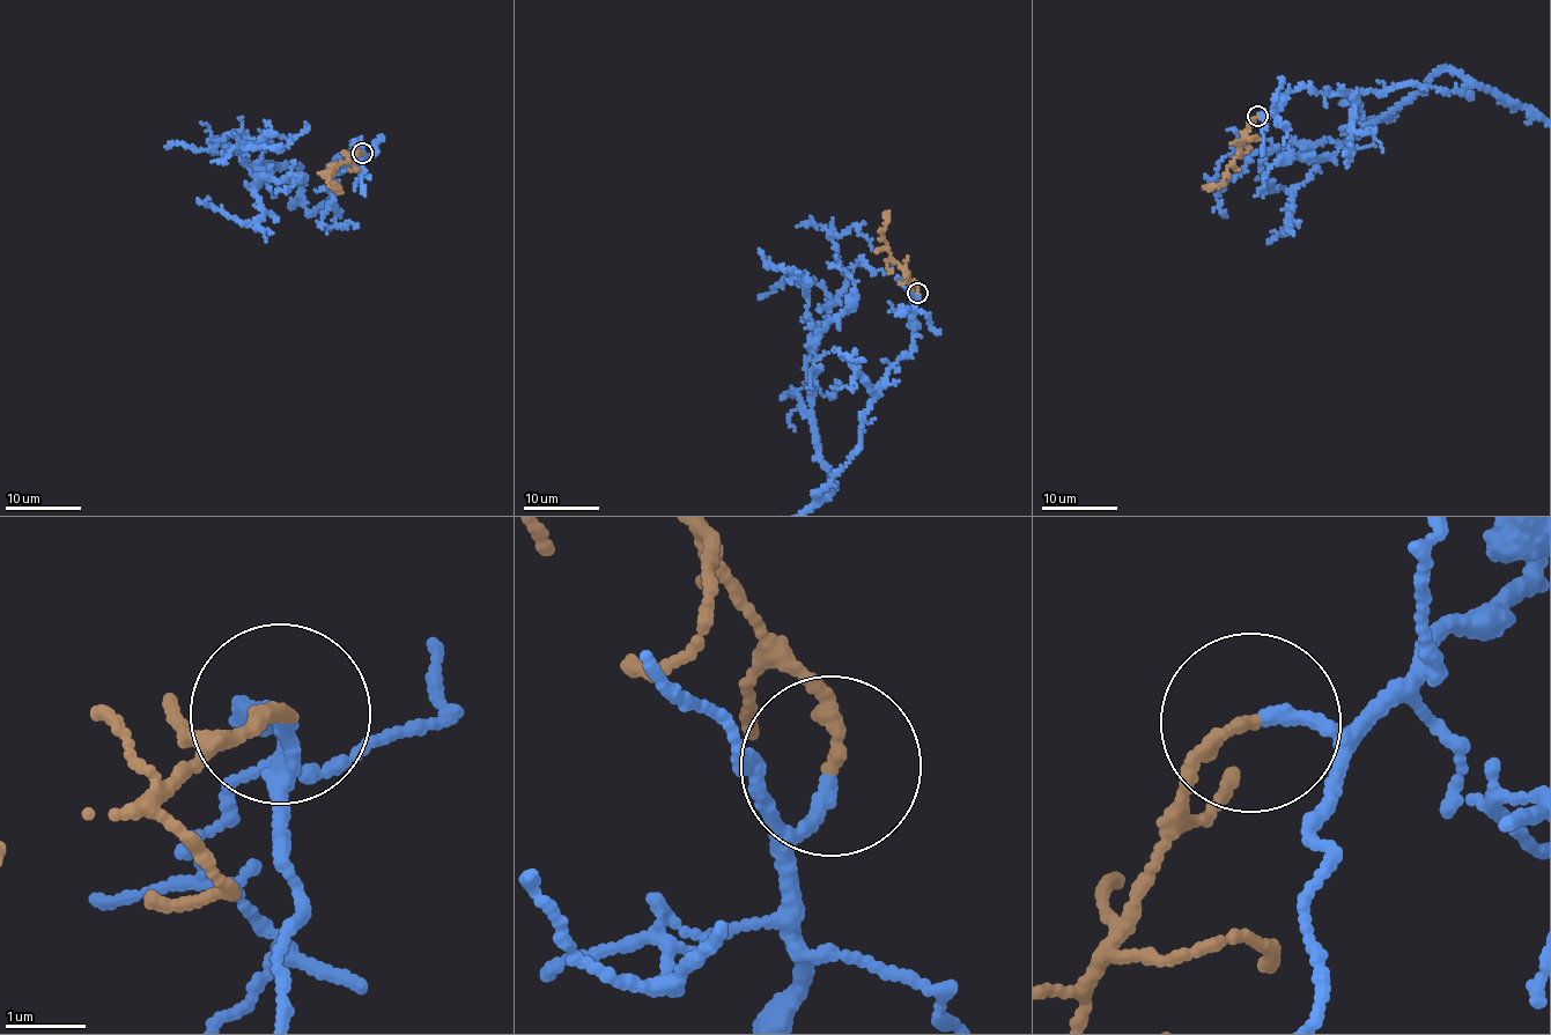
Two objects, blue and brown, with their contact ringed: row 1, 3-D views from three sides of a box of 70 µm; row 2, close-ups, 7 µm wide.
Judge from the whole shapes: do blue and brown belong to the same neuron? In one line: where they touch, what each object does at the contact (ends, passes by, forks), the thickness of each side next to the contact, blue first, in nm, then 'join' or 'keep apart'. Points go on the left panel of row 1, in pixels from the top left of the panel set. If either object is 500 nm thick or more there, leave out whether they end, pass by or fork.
(362, 153) | blue ends | brown ends | 140/180 nm | join

